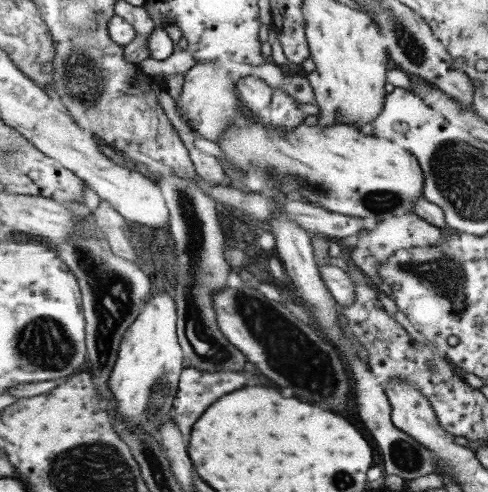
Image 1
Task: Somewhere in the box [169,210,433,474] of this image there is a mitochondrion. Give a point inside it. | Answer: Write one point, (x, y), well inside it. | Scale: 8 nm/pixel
(286, 347)

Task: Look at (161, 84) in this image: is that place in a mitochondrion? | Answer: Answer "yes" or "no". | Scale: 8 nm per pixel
no

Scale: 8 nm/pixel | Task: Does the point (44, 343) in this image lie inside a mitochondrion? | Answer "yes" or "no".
yes

